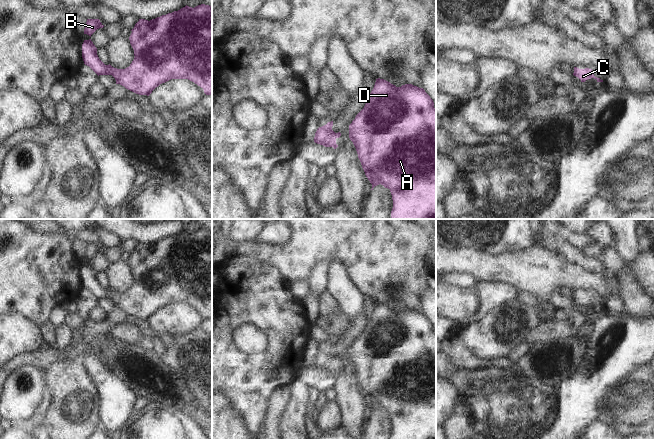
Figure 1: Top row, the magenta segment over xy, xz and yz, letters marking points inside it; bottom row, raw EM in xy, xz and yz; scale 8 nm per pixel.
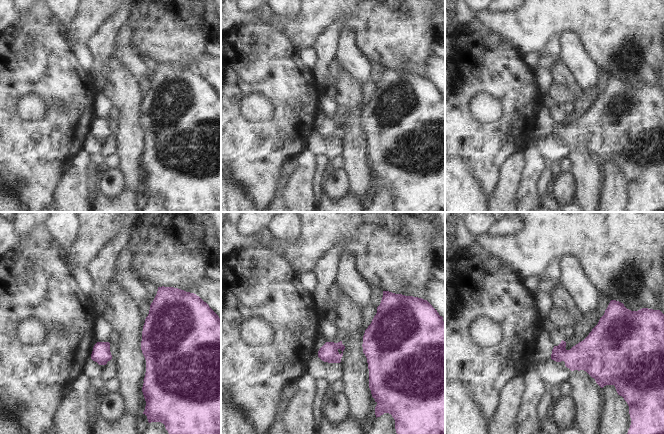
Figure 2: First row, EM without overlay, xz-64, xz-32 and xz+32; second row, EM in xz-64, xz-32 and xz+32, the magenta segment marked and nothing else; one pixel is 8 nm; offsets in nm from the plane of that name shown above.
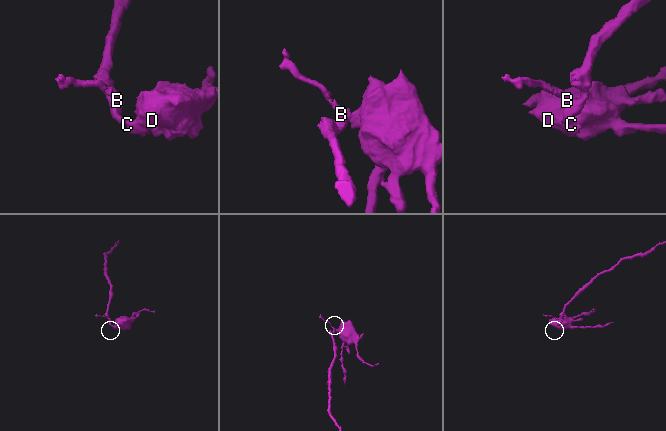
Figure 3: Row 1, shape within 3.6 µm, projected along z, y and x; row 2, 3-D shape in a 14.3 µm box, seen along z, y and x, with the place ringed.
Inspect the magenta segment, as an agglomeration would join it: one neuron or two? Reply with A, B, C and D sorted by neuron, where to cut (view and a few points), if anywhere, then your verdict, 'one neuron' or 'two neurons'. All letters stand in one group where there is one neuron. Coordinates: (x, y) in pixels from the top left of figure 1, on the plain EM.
A B C D | no cut | one neuron

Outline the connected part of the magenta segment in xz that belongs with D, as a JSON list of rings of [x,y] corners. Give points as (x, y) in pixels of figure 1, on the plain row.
[[[376,303],[364,332],[349,349],[349,362],[356,372],[365,399],[372,408],[371,414],[379,408],[390,414],[393,424],[391,439],[436,439],[436,333],[433,324],[423,312],[412,308],[396,311],[384,303]]]

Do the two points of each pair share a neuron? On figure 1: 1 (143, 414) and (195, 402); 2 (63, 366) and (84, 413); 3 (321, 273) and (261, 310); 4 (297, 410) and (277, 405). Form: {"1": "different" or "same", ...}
{"1": "different", "2": "same", "3": "different", "4": "different"}

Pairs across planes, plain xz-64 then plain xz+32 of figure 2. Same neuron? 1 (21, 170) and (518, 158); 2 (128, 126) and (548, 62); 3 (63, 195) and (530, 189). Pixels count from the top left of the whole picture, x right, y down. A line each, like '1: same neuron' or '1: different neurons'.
1: different neurons
2: different neurons
3: same neuron

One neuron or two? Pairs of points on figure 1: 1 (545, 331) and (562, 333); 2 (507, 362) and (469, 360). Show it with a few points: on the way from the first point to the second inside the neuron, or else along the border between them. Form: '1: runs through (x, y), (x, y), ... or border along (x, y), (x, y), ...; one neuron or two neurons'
1: runs through (549, 331), (558, 331); one neuron
2: runs through (498, 362), (478, 362); one neuron

